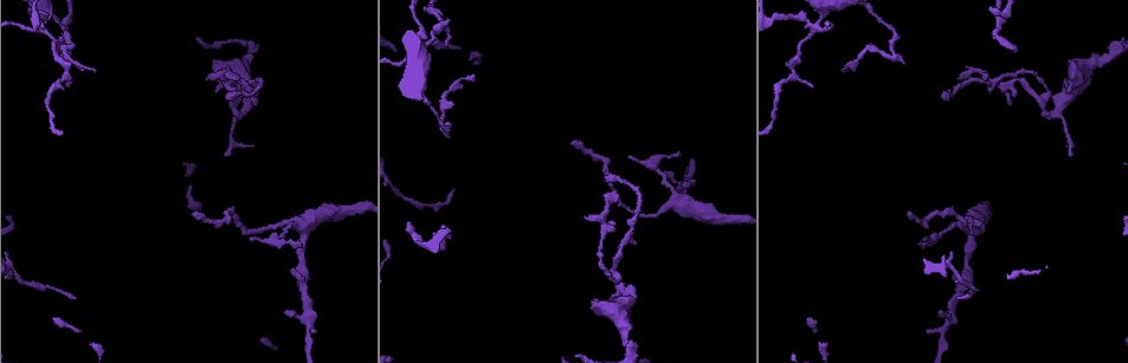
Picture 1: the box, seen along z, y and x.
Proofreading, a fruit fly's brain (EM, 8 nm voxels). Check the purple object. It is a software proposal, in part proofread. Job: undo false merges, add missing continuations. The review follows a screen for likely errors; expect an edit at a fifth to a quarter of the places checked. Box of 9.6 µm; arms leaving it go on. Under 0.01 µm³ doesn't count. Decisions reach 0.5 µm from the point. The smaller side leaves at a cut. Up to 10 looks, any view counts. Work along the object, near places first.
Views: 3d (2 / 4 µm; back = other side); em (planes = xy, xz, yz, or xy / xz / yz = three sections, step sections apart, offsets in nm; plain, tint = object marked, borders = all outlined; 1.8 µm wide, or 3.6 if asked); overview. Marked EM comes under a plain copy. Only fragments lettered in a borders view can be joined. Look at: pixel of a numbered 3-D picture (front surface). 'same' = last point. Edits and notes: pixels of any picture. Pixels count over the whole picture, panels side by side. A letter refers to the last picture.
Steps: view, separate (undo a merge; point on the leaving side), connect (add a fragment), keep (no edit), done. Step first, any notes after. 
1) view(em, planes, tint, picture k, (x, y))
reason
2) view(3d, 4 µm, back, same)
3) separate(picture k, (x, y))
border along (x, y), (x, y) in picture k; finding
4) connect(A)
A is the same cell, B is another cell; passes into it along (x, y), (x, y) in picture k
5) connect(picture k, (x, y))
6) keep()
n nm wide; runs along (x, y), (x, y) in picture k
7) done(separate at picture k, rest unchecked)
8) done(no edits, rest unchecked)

view(3d, 4 µm, picture 1, (41, 29))
a narrow waist

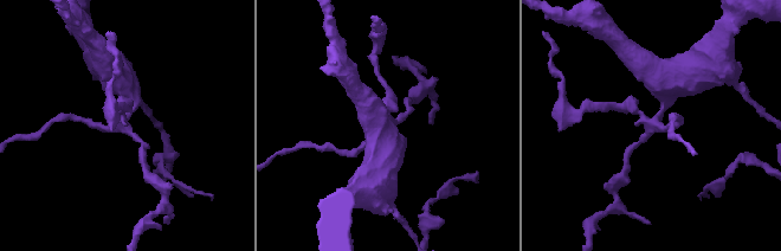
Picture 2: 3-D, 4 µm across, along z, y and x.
view(em, xz, step 16, borders, picture 2, (651, 125))
4 arms; shape alone is not enough

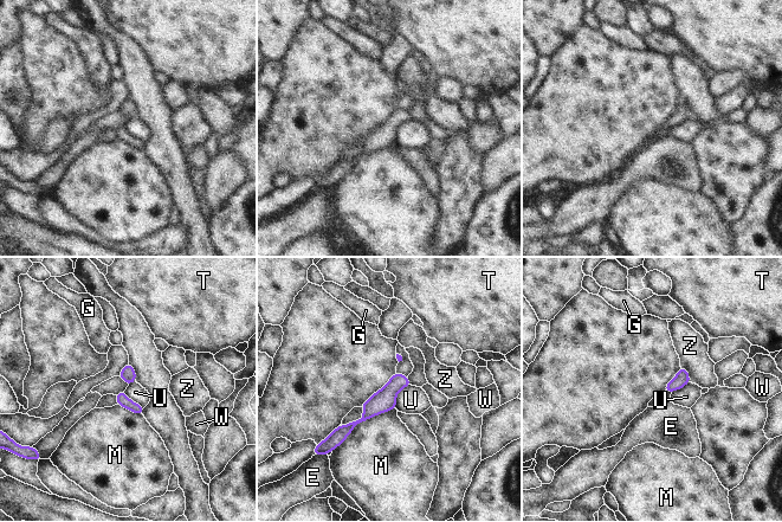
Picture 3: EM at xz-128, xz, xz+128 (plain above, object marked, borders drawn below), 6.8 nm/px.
view(em, planes, borders, same)

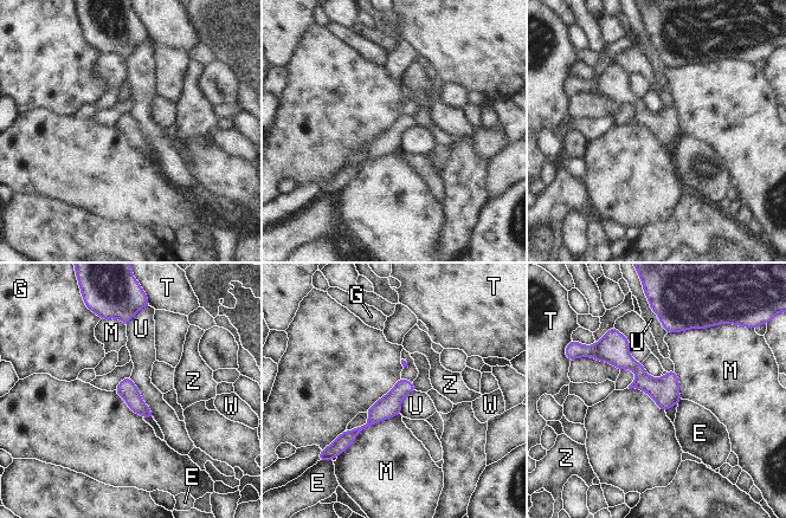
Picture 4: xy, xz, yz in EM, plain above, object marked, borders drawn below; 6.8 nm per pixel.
keep()
140 nm wide; E, G, M, T, U, W and Z are other cells; runs along (410, 384), (368, 423), (340, 440) in picture 4; all the same cell

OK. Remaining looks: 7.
view(em, planes, borders, picture 1, (235, 102))
calibre changes

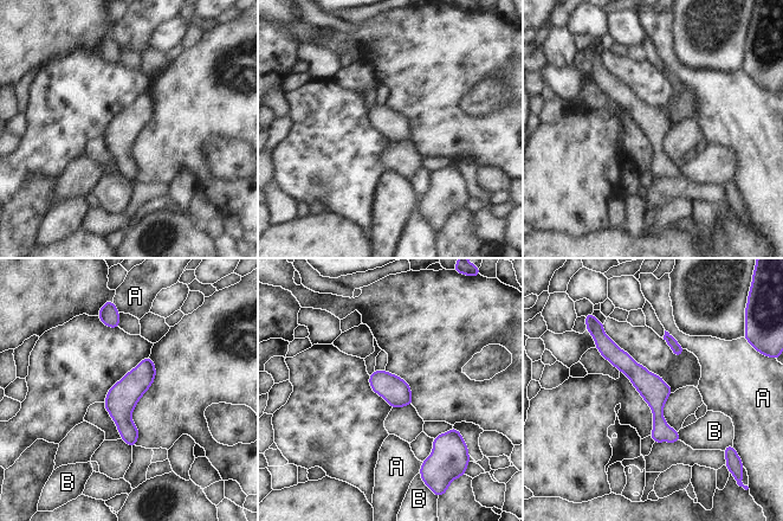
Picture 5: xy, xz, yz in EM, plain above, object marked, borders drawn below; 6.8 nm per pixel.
keep()
A and B are other cells; runs along (601, 346), (674, 439) in picture 5; continuous, no second cell

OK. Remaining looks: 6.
view(em, planes, borders, picture 1, (76, 298))

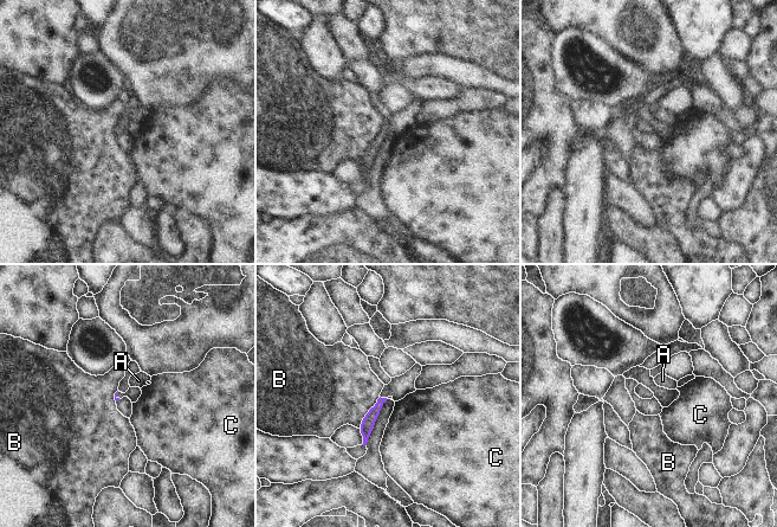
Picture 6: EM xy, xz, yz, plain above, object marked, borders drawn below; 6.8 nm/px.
keep()
A, B and C are other cells; no lettered fragment goes on from it

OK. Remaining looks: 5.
view(3d, 2 µm, picture 1, (473, 78))
branch stops here

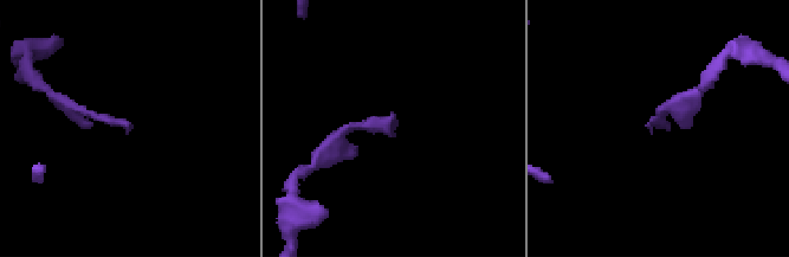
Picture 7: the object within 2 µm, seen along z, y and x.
view(em, xz, step 16, borders, picture 7, (650, 128))

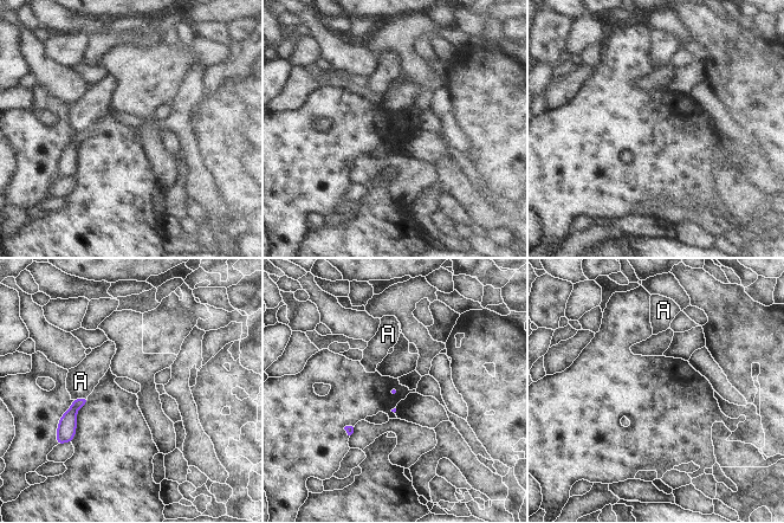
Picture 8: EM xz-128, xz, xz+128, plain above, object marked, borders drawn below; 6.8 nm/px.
keep()
A is another cell; border along (86, 396), (73, 400) in picture 8; no lettered fragment goes on from it

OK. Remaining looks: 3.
done(no edits, rest unchecked)

